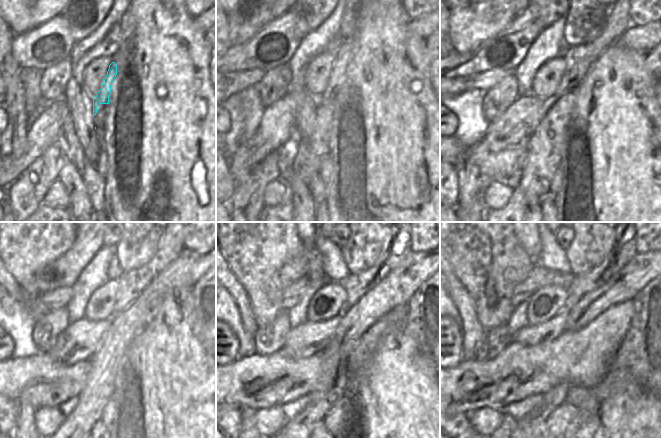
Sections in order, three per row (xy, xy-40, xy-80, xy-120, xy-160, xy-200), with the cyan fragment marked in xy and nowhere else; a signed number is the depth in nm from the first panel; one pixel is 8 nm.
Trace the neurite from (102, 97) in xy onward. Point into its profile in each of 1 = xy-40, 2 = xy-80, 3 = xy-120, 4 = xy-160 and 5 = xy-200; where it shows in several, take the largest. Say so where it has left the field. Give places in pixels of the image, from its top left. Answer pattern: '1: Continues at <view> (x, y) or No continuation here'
1: Continues at xy-40 (343, 57)
2: Continues at xy-80 (578, 59)
3: Continues at xy-120 (132, 284)
4: Continues at xy-160 (356, 285)
5: Continues at xy-200 (624, 249)

